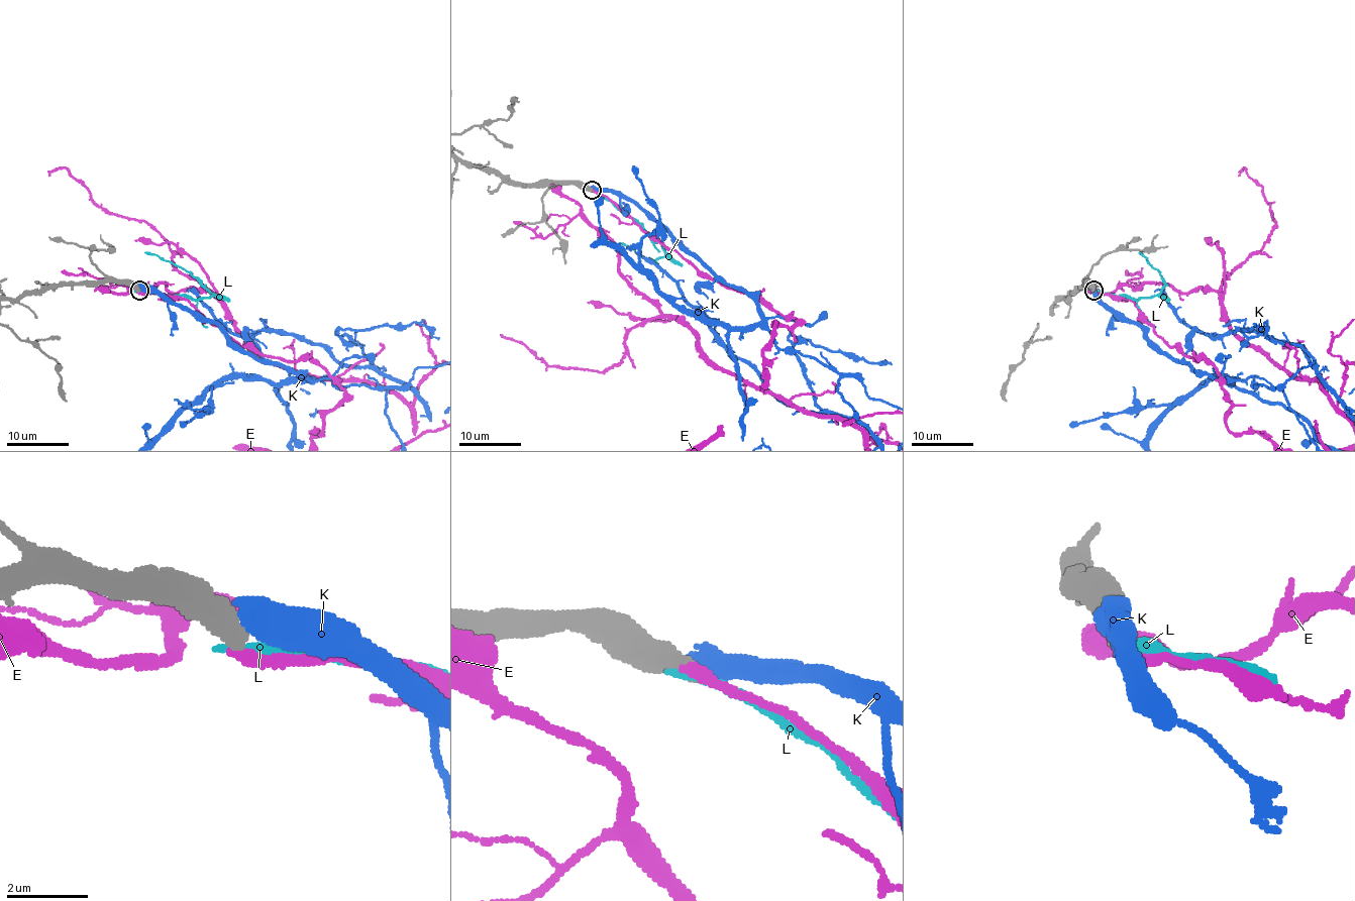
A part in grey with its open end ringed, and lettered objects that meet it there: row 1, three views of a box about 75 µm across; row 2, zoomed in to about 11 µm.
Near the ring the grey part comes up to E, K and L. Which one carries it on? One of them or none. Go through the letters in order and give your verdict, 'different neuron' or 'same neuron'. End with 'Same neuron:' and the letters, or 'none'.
E: different neuron
K: different neuron
L: different neuron
Same neuron: none

